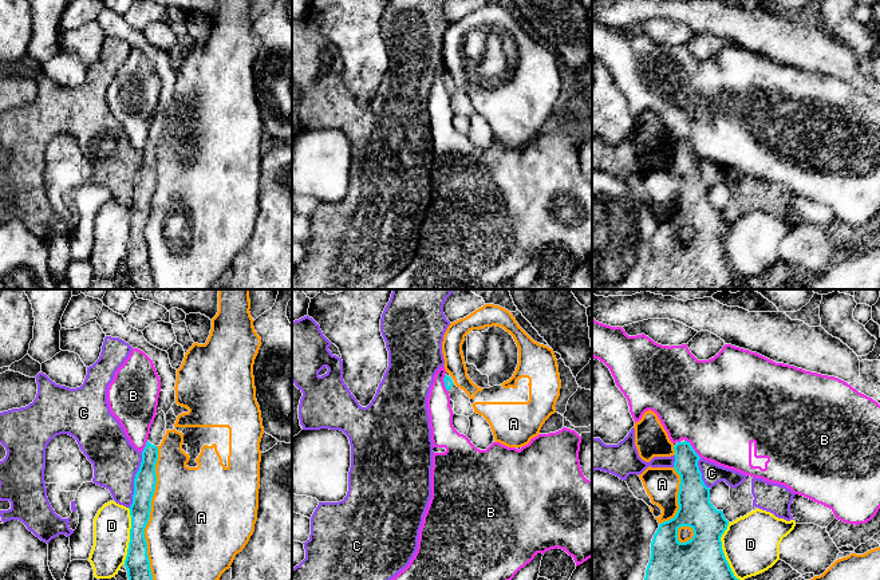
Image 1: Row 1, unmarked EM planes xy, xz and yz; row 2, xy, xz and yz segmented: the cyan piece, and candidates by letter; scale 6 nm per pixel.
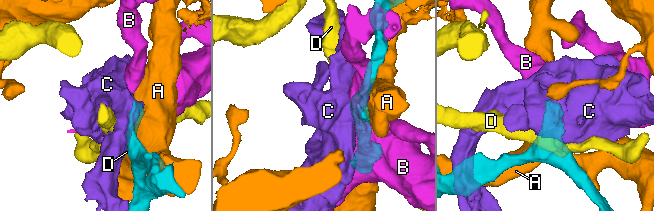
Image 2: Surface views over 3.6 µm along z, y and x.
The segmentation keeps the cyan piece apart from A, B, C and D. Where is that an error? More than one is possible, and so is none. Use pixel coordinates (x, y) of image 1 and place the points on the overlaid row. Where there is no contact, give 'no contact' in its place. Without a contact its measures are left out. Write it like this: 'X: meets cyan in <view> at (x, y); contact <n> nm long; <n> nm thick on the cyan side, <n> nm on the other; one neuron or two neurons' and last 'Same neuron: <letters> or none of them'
A: meets cyan in xy at (149, 513); contact 800 nm long; 140 nm thick on the cyan side, 480 nm on the other; two neurons
B: meets cyan in yz at (691, 448); contact 150 nm long; 160 nm thick on the cyan side, 480 nm on the other; two neurons
C: meets cyan in xy at (134, 481); contact 340 nm long; 140 nm thick on the cyan side, 280 nm on the other; two neurons
D: meets cyan in yz at (722, 552); contact 360 nm long; 260 nm thick on the cyan side, 340 nm on the other; two neurons
Same neuron: none of them

